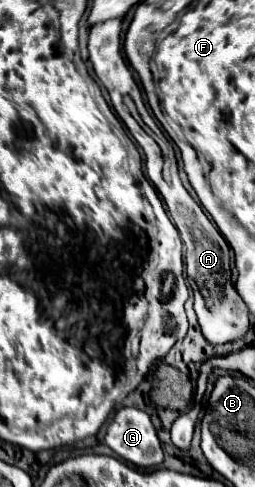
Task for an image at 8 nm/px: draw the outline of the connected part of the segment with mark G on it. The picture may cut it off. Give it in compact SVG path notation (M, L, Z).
M121 407L107 427L105 443L117 457L135 467L157 467L163 463L163 449L151 417L137 407Z

